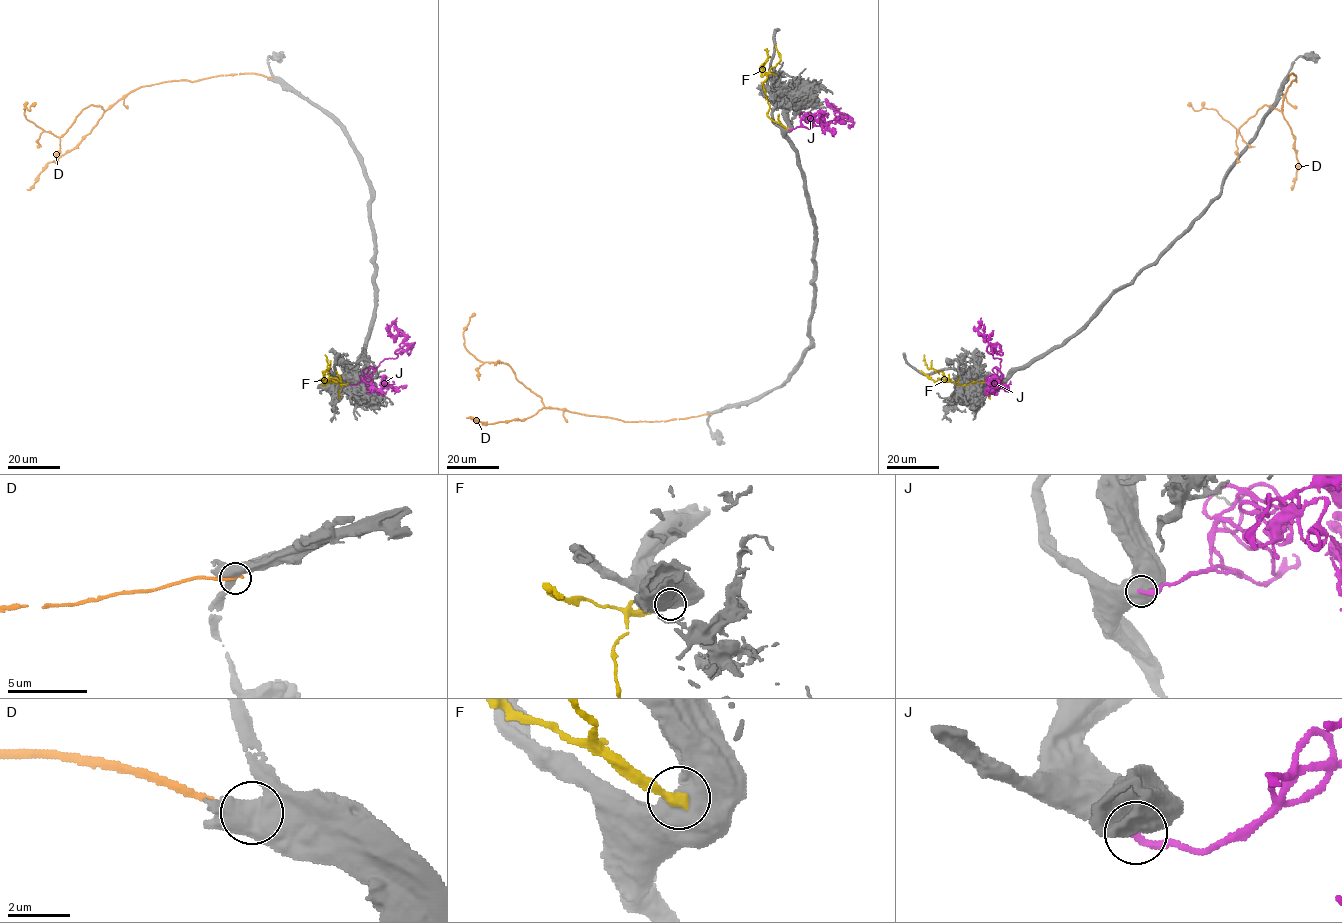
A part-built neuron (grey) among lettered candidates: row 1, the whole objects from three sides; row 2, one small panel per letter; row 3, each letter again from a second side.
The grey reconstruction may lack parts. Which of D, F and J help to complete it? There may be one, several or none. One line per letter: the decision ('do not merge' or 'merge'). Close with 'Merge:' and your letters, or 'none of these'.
D: do not merge
F: do not merge
J: do not merge
Merge: none of these

